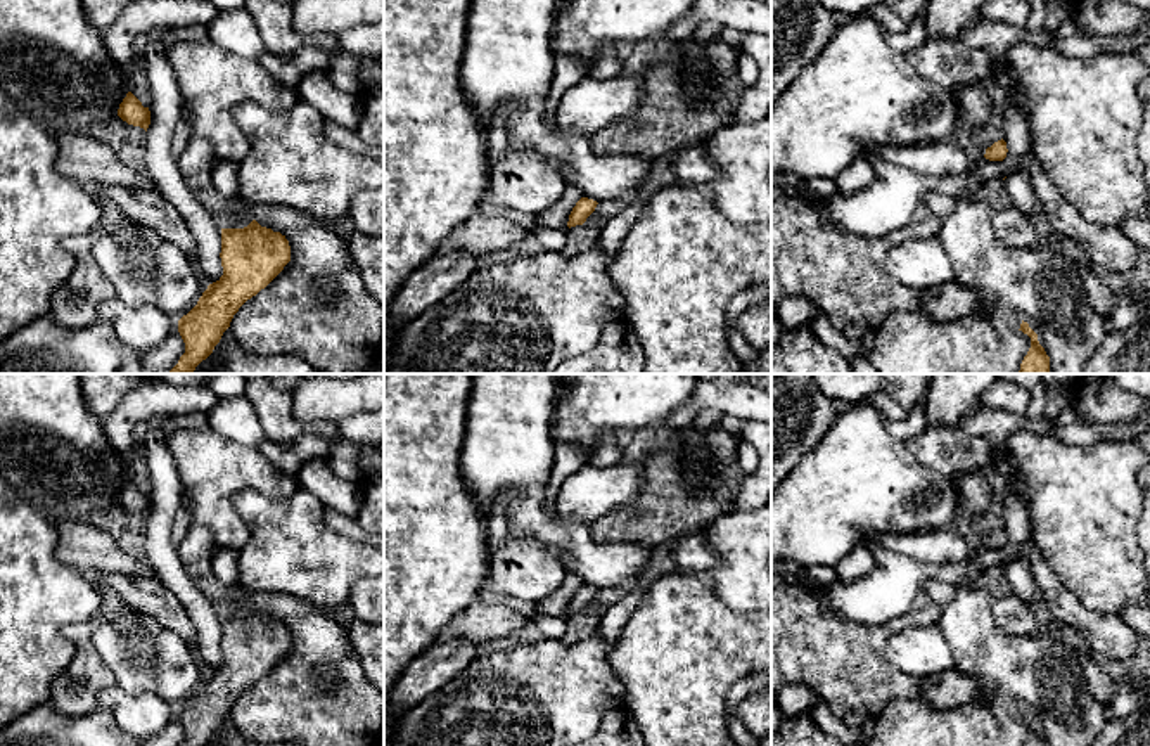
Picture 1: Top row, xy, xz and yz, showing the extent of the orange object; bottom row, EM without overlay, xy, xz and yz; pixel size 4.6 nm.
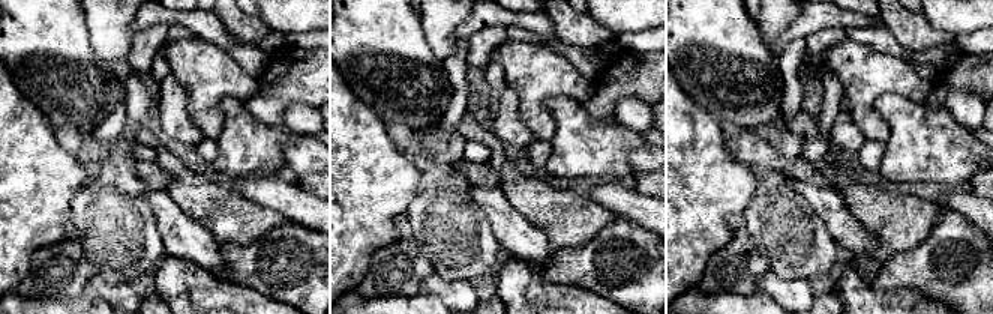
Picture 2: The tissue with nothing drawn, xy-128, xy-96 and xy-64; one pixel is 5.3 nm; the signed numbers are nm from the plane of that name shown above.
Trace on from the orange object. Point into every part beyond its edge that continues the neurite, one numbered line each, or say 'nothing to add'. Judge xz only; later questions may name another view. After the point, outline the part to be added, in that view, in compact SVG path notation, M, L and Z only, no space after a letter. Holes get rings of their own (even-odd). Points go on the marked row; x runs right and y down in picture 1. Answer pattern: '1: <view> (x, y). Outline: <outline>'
nothing to add

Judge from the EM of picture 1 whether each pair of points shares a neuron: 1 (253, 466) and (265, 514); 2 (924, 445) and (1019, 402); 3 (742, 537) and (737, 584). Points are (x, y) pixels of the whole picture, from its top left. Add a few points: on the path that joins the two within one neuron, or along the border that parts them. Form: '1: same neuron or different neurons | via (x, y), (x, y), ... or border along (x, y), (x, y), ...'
1: different neurons | border along (300, 487), (287, 497), (242, 488), (230, 502)
2: different neurons | border along (986, 405), (1012, 414), (1024, 414)
3: same neuron | via (742, 549), (741, 572)

